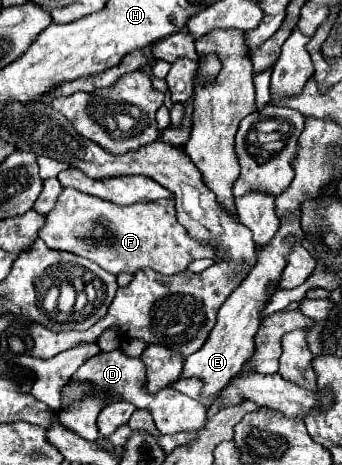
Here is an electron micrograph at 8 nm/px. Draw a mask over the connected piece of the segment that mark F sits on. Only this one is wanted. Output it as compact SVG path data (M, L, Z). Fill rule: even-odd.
M62 188L56 206L46 214L46 224L38 236L50 248L84 256L110 274L134 274L144 268L158 270L160 274L176 274L186 270L188 262L196 258L212 258L214 262L226 260L218 246L204 246L204 242L196 242L196 238L192 238L184 226L178 224L172 198L146 204L116 206L114 202L82 194L76 188ZM96 224L98 236L94 236Z

